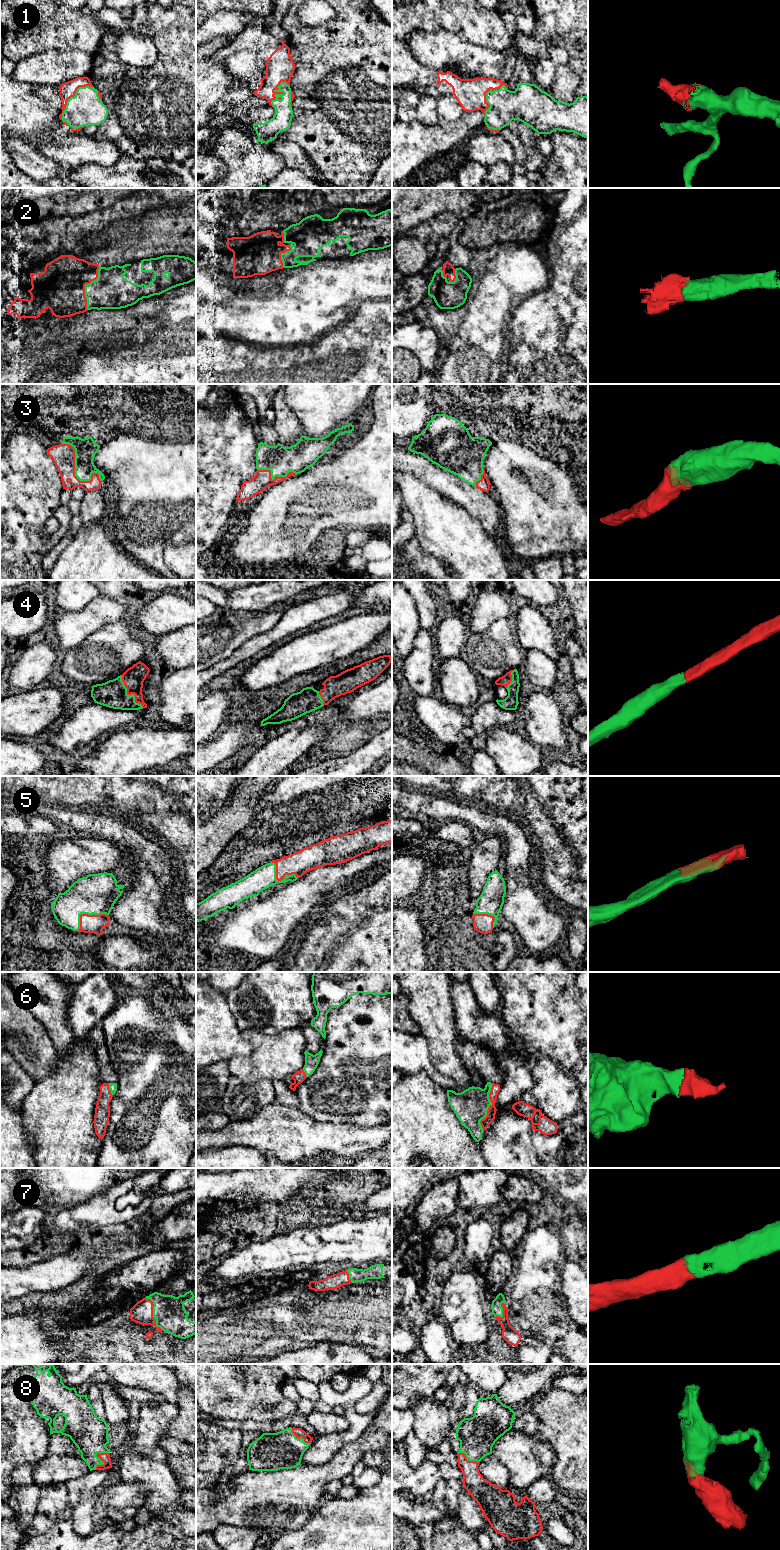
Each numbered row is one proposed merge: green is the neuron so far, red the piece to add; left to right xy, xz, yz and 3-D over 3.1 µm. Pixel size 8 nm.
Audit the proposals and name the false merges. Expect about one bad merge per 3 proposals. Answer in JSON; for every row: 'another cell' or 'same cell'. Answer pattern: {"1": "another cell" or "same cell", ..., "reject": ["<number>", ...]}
{"1": "same cell", "2": "same cell", "3": "same cell", "4": "same cell", "5": "same cell", "6": "same cell", "7": "same cell", "8": "same cell", "reject": []}

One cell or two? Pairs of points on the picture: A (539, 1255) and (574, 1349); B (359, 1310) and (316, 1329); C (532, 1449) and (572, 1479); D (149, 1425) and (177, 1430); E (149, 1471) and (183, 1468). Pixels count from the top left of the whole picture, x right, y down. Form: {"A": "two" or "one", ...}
{"A": "one", "B": "one", "C": "two", "D": "two", "E": "two"}

